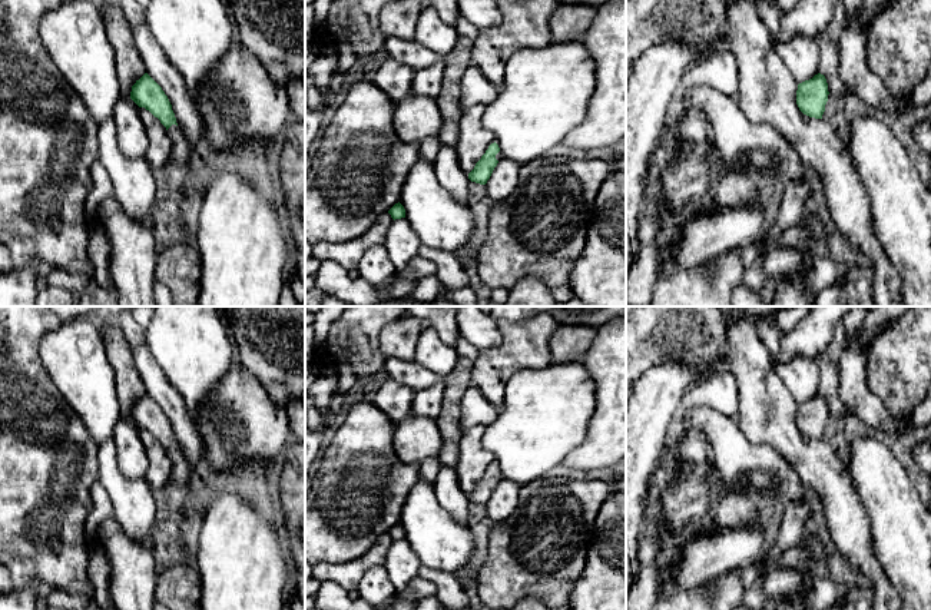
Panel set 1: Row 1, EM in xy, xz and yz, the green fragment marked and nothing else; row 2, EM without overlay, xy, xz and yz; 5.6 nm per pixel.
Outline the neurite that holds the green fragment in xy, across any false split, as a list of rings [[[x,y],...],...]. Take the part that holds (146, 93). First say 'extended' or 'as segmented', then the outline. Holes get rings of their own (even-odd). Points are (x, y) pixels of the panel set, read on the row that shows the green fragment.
extended | [[[145,73],[132,86],[130,99],[139,107],[149,110],[166,127],[172,139],[172,155],[165,168],[189,168],[193,146],[178,127],[172,105],[162,87]]]

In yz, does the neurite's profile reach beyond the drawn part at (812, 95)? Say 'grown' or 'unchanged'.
unchanged

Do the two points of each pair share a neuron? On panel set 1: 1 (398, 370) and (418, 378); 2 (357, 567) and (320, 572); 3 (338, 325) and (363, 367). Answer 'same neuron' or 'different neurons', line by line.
1: same neuron
2: same neuron
3: same neuron

